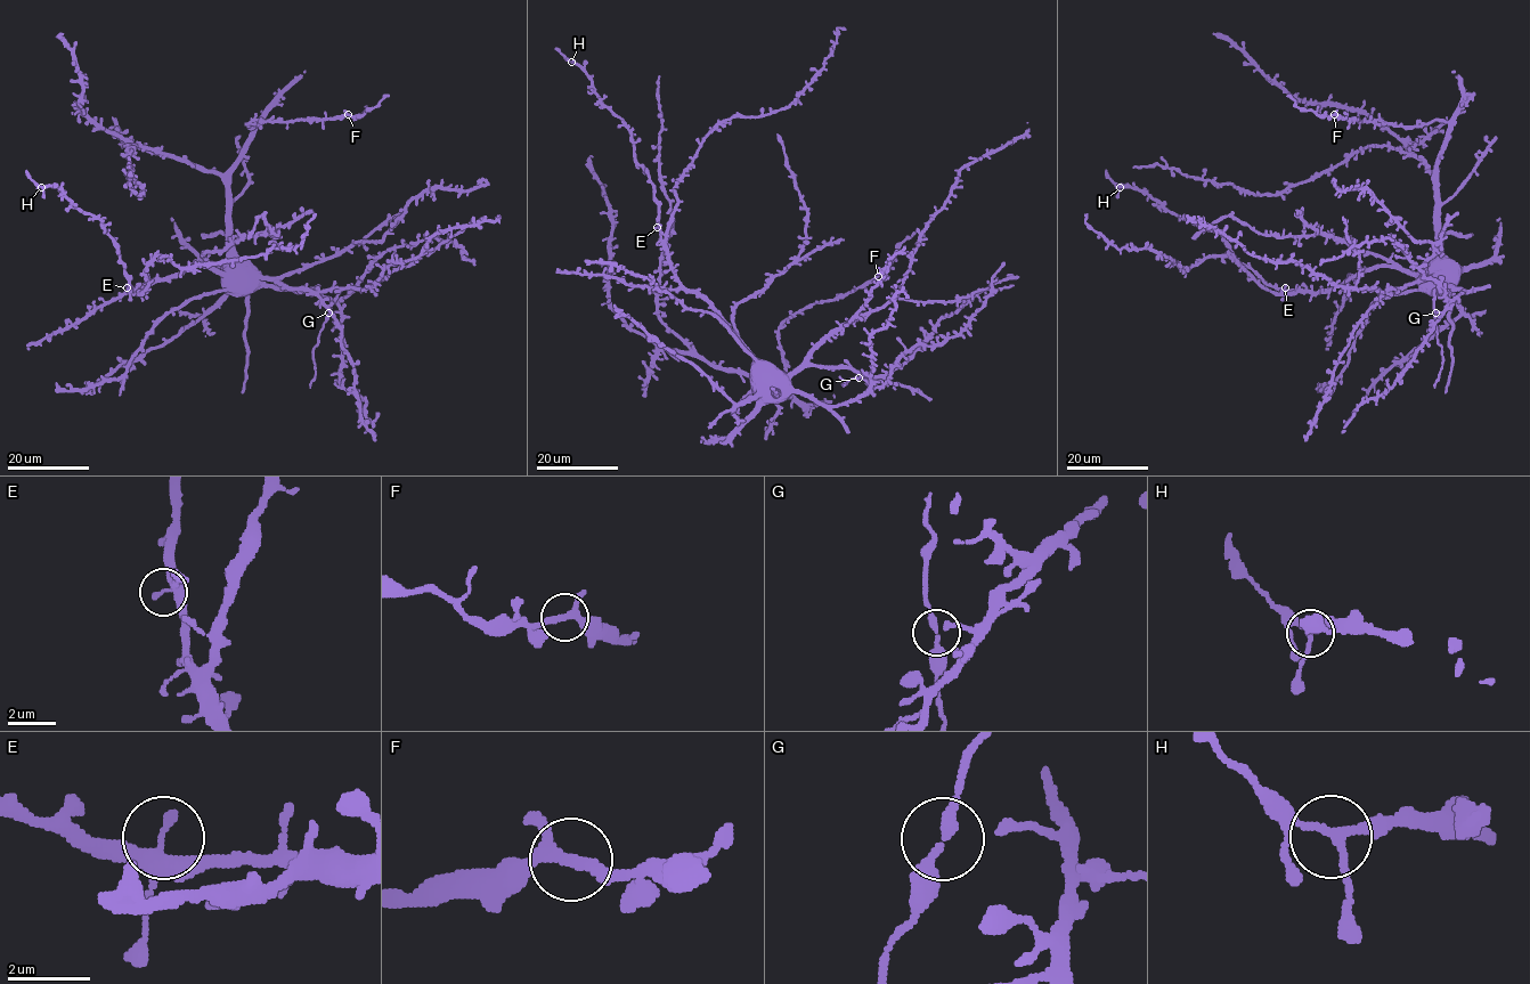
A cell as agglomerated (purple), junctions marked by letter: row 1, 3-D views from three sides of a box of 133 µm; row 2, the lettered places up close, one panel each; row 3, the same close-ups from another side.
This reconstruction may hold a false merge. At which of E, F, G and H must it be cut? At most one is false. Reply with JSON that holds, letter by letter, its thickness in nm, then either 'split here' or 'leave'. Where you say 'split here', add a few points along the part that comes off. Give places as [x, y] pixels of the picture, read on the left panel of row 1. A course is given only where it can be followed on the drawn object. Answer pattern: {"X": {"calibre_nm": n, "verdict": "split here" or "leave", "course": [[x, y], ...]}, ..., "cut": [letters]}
{"E": {"calibre_nm": 200, "verdict": "leave"}, "F": {"calibre_nm": 240, "verdict": "leave"}, "G": {"calibre_nm": 200, "verdict": "leave"}, "H": {"calibre_nm": 180, "verdict": "leave"}, "cut": []}

